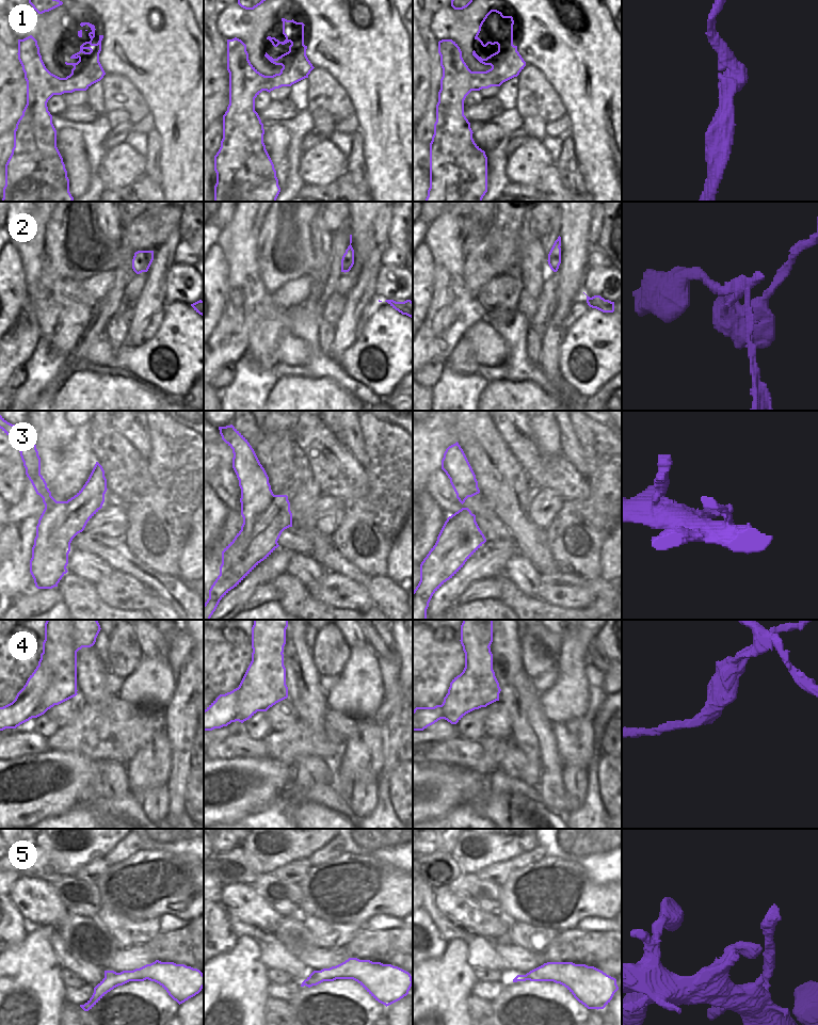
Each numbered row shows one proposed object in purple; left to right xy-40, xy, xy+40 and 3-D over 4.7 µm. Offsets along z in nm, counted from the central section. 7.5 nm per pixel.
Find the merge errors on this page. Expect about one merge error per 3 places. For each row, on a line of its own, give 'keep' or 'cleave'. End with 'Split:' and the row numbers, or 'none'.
1: keep
2: cleave
3: keep
4: cleave
5: keep
Split: 2, 4

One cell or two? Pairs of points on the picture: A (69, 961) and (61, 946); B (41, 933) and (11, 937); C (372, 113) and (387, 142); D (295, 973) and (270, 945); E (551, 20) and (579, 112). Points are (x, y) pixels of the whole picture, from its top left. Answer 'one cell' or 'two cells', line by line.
A: one cell
B: two cells
C: one cell
D: one cell
E: one cell

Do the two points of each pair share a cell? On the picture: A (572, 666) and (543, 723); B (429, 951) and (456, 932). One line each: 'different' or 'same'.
A: different
B: different

